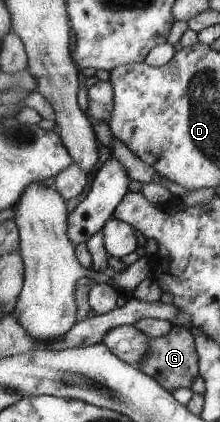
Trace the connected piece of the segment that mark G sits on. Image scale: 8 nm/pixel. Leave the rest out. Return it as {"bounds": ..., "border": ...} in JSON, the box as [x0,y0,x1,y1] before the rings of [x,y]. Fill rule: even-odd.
{"bounds":[138,323,198,391],"border":[[[174,323],[172,330],[164,336],[150,338],[148,354],[138,367],[144,374],[155,378],[169,391],[176,388],[192,388],[194,378],[198,376],[198,354],[196,354],[195,335],[189,327]]]}

